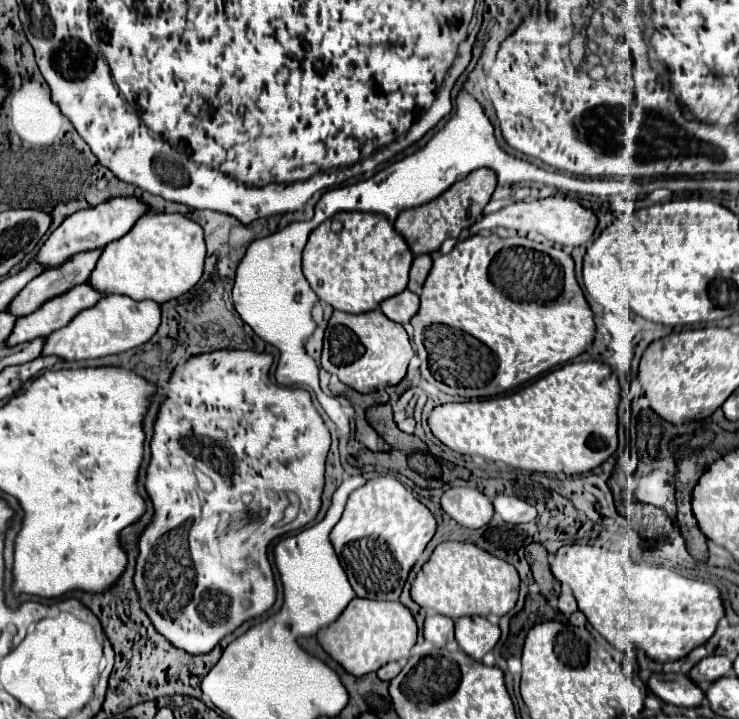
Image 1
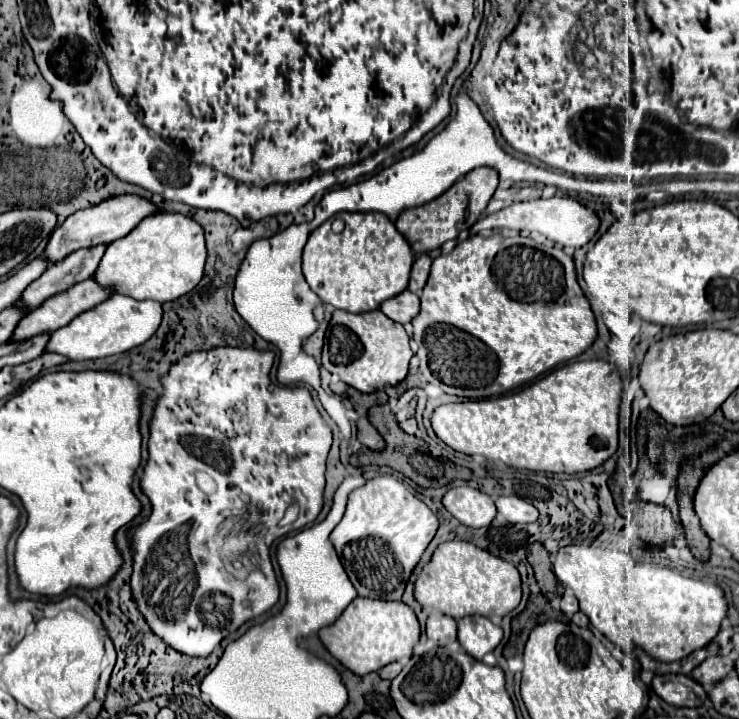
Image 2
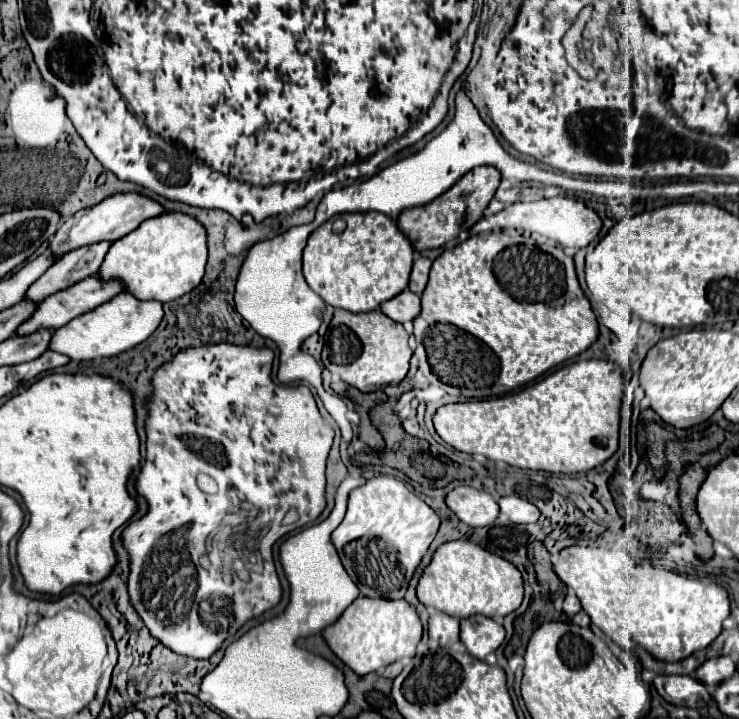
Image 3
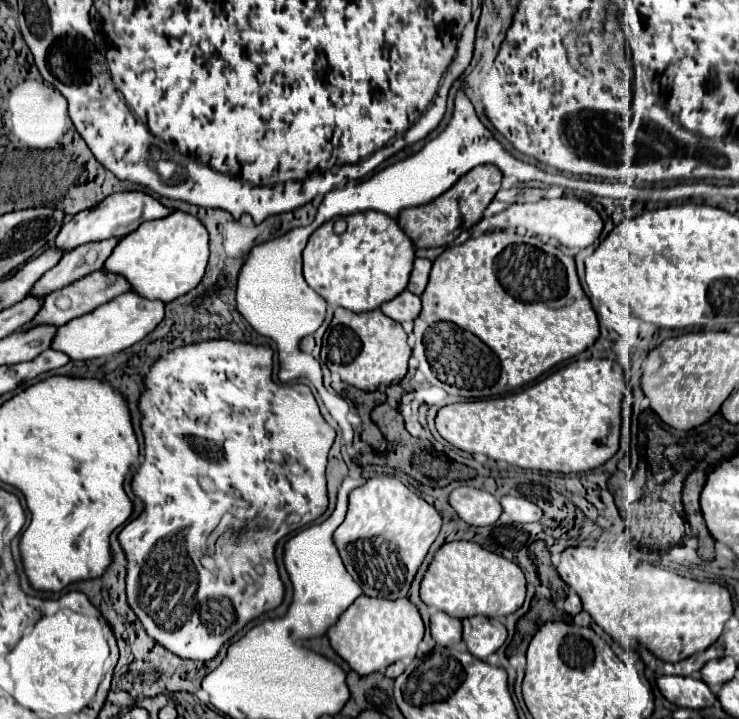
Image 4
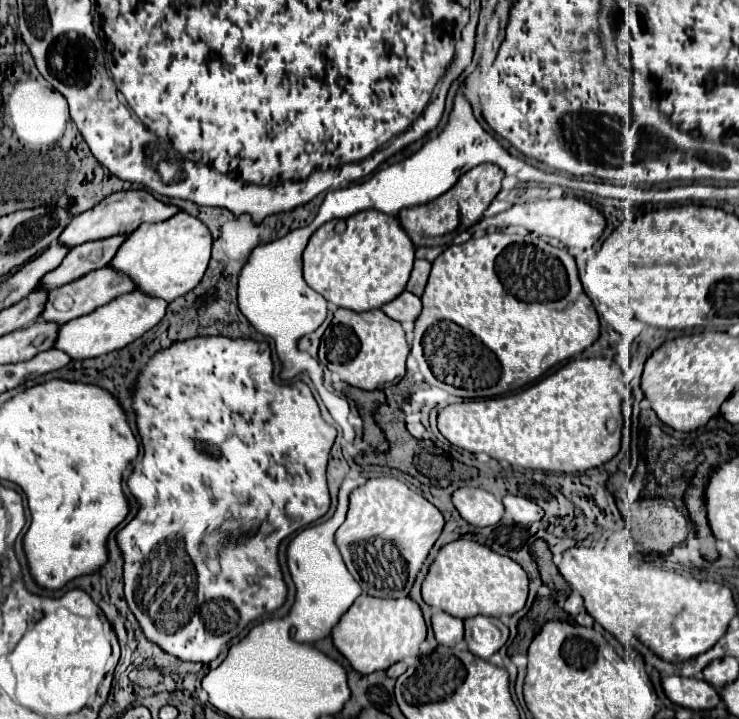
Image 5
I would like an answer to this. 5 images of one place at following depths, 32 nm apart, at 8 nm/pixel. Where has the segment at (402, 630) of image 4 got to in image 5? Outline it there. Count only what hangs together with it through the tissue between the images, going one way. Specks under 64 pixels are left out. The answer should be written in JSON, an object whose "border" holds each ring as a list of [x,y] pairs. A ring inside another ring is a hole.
{"border":[[[368,594],[358,596],[332,630],[334,646],[350,660],[352,668],[360,674],[388,670],[392,664],[404,660],[406,656],[418,656],[420,644],[426,640],[426,634],[428,628],[422,610],[410,596],[398,600],[380,600]]]}

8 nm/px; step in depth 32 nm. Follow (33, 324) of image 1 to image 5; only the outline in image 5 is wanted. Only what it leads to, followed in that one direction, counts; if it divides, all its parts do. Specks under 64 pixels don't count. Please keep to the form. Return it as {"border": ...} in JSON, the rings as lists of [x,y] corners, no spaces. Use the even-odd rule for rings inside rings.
{"border":[[[106,266],[106,268],[100,268],[100,270],[94,270],[94,272],[90,272],[90,274],[82,276],[82,278],[66,284],[66,286],[60,286],[60,288],[52,290],[48,294],[48,304],[46,304],[44,312],[42,312],[42,318],[44,320],[54,320],[58,324],[66,324],[68,320],[74,320],[74,318],[80,318],[84,314],[90,314],[96,308],[100,308],[100,306],[108,304],[110,300],[114,300],[116,296],[128,294],[132,290],[136,290],[136,284],[132,282],[130,276]]]}

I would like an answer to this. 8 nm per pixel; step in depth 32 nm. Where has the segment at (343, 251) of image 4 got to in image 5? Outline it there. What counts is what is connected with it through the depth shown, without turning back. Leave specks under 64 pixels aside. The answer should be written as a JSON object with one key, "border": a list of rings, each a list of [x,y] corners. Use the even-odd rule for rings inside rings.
{"border":[[[364,210],[346,218],[346,230],[342,234],[334,230],[334,222],[326,222],[312,234],[304,250],[304,280],[336,306],[354,312],[382,308],[404,292],[412,272],[414,252],[416,248],[404,228],[400,228],[398,218],[378,210]]]}

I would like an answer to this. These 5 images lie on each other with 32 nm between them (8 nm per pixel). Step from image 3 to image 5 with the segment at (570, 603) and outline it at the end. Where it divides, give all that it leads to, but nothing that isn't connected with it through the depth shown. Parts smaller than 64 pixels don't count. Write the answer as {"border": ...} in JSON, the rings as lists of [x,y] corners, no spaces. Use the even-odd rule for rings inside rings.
{"border":[[[572,592],[572,594],[568,596],[566,604],[564,604],[564,610],[566,610],[570,616],[578,616],[580,612],[584,612],[586,608],[584,608],[584,600],[582,600],[582,596],[580,596],[578,592]]]}

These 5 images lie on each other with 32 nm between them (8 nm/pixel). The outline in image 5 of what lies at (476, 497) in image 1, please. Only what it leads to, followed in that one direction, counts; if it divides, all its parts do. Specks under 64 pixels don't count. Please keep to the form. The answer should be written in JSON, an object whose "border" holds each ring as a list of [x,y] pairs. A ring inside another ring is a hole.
{"border":[[[458,488],[452,494],[452,502],[472,526],[494,526],[504,516],[502,500],[484,488]]]}

